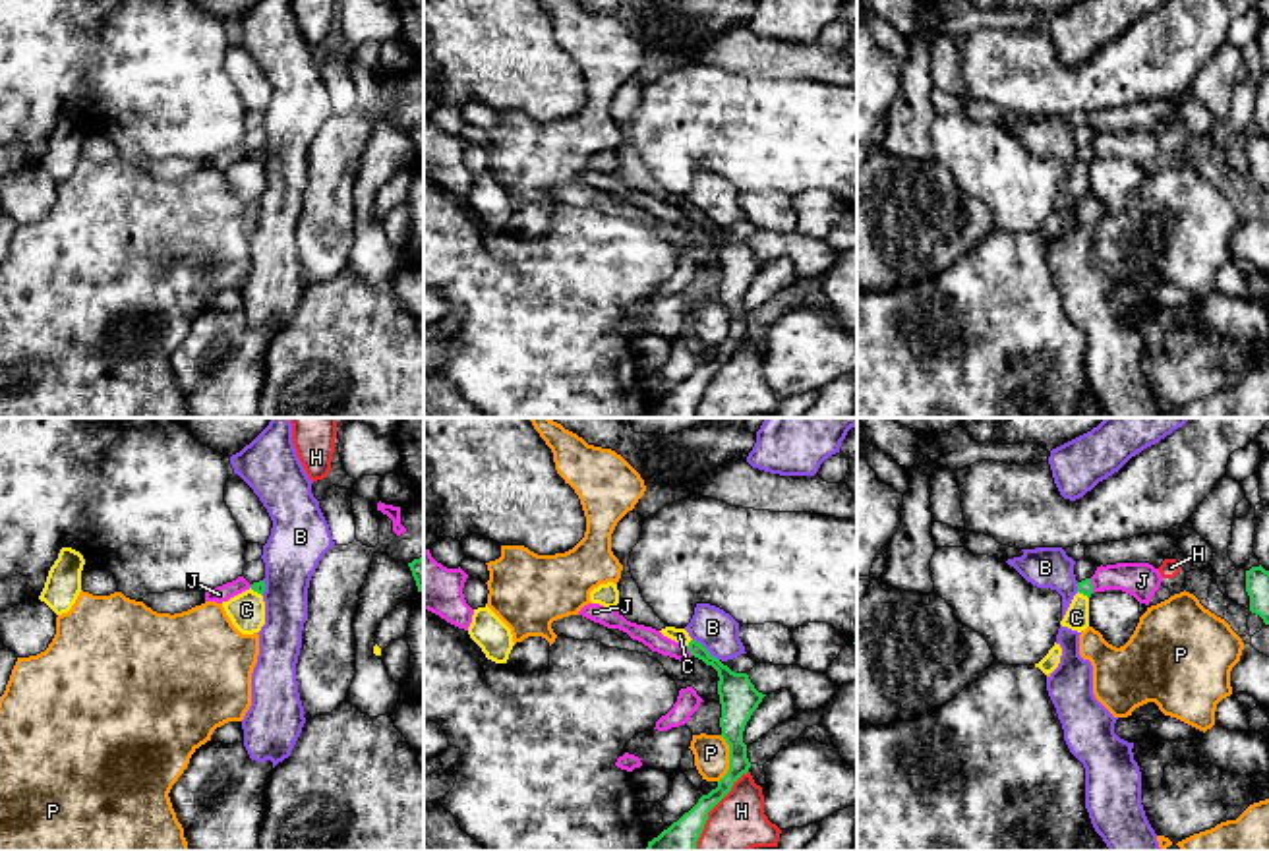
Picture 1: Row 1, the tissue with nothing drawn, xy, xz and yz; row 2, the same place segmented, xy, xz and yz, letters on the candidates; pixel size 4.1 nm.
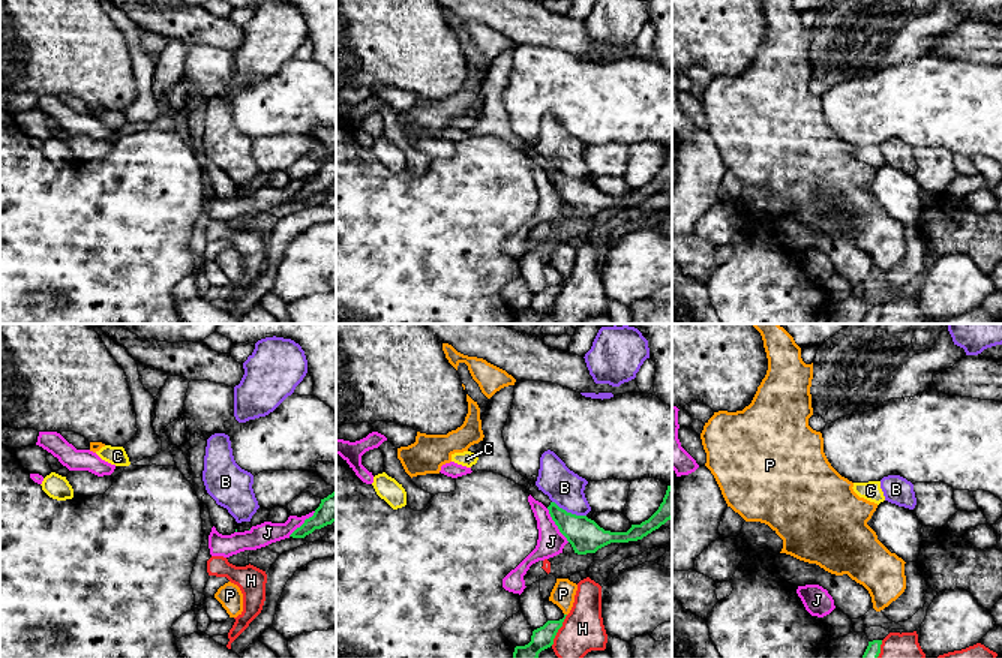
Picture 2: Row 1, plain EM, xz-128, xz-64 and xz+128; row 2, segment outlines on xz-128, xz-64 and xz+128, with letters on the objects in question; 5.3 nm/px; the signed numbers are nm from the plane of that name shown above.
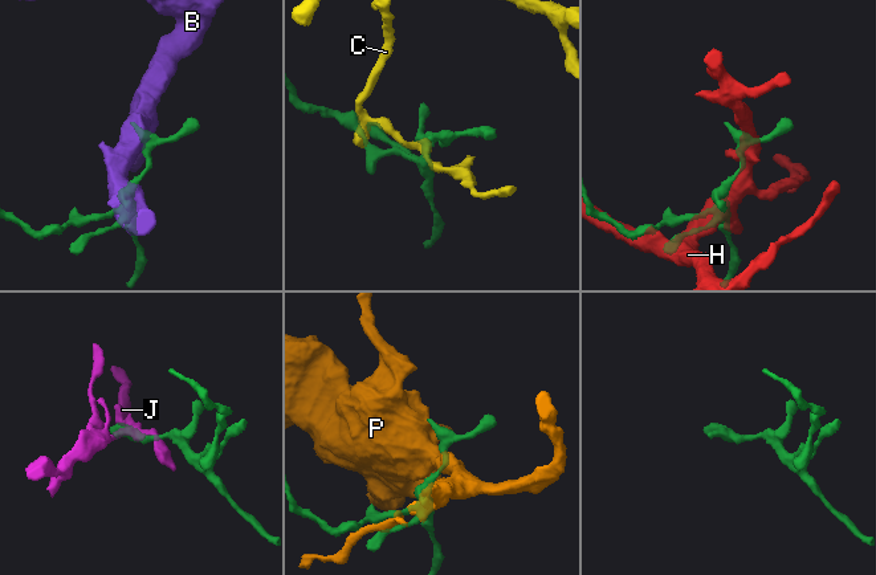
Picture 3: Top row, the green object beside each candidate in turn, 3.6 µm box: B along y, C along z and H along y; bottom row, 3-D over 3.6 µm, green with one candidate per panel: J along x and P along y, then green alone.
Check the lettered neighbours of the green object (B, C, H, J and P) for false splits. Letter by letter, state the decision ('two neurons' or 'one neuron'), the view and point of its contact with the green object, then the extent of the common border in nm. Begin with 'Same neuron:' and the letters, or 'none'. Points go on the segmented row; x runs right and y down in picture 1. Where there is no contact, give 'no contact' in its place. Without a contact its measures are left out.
Same neuron: none
B: two neurons | xz (705, 648) | 140 nm
C: two neurons | yz (1084, 594) | 60 nm
H: two neurons | xz (710, 809) | 400 nm
J: two neurons | yz (1091, 586) | 70 nm
P: two neurons | xz (730, 759) | 200 nm

